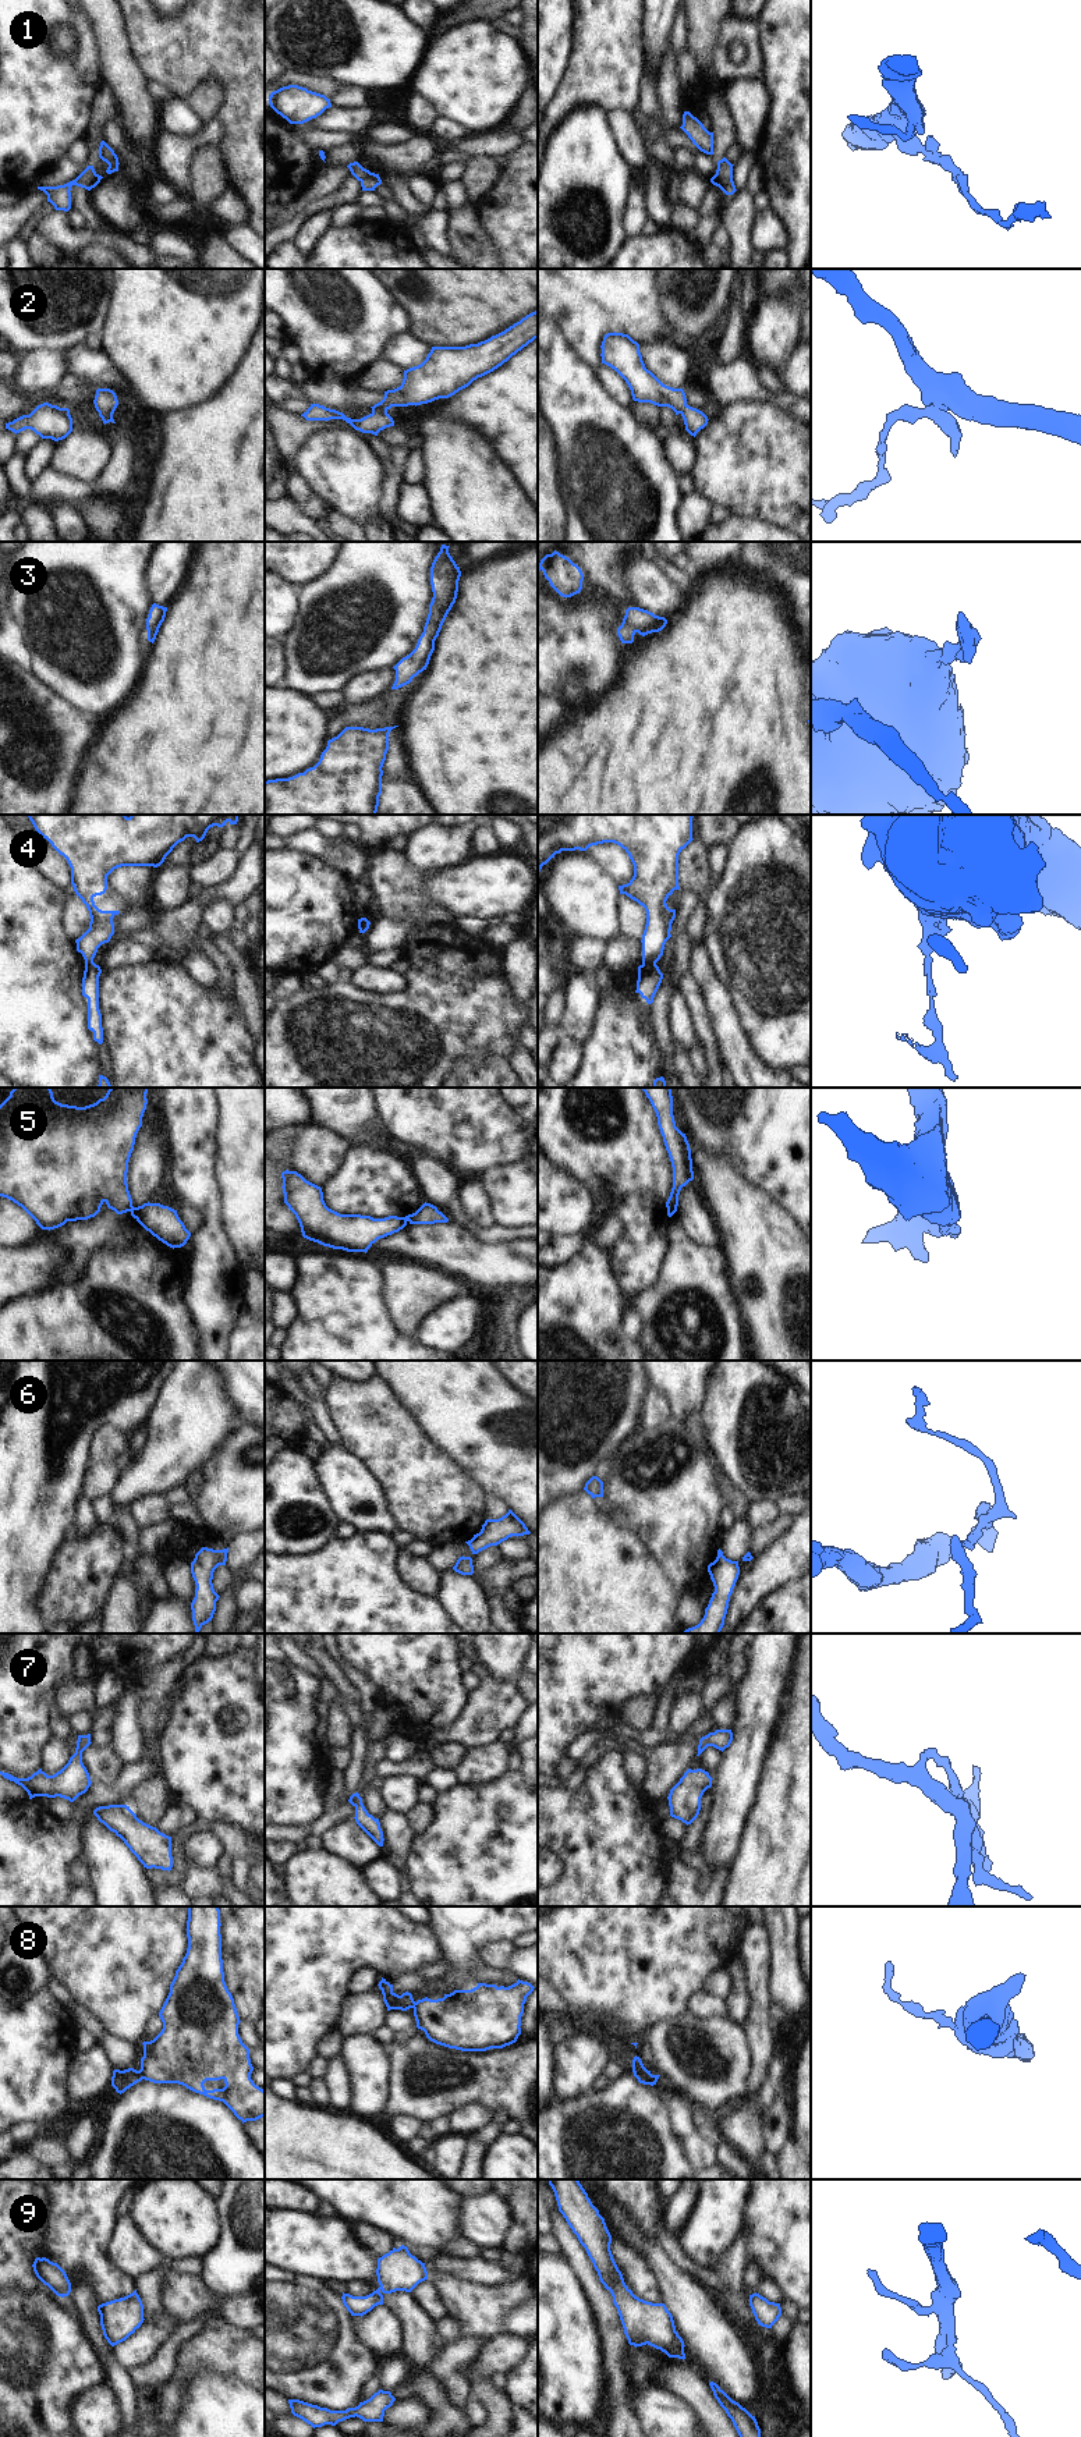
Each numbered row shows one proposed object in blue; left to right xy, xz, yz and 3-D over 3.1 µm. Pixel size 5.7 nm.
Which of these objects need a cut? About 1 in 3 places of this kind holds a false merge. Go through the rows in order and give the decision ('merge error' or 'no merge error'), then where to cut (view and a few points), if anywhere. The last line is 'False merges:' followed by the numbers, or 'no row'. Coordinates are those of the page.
1: merge error; cut xz (371, 173), (361, 181)
2: no merge error; cut none
3: no merge error; cut none
4: merge error; cut yz (642, 962), (655, 964)
5: merge error; cut xy (134, 1208), (130, 1210)
6: no merge error; cut none
7: no merge error; cut none
8: merge error; cut xy (138, 2071), (144, 2078)
9: no merge error; cut none
False merges: 1, 4, 5, 8

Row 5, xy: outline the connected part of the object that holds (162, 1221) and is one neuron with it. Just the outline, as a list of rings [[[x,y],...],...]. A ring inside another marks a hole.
[[[148,1202],[134,1207],[131,1216],[153,1237],[173,1249],[184,1246],[191,1237],[177,1210],[169,1206]]]

